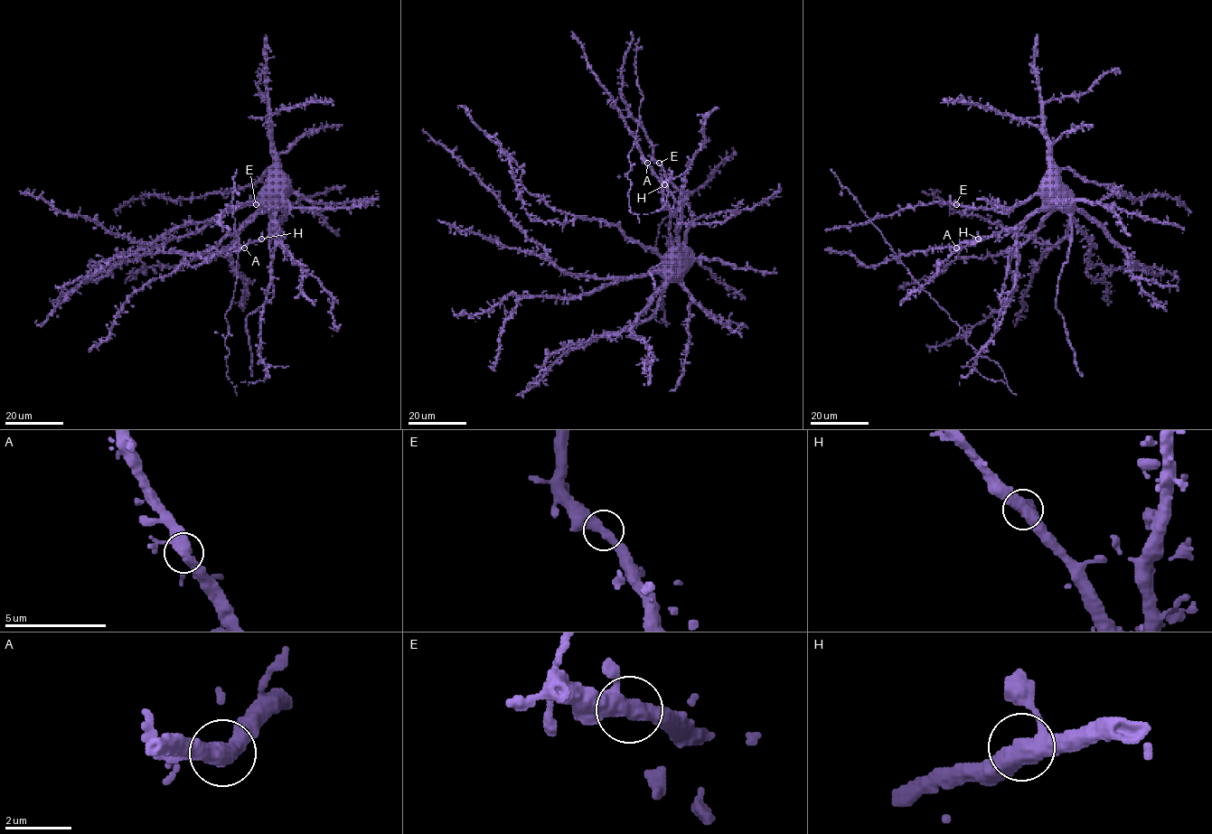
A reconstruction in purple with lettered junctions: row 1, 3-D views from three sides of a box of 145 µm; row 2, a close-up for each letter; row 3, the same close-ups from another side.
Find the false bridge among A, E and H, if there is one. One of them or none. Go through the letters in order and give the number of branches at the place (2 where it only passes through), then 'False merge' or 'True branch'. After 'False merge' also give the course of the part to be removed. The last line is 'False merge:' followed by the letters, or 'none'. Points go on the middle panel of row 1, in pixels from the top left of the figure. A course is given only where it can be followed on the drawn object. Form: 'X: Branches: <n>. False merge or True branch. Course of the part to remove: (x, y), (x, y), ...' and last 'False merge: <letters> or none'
A: Branches: 3. True branch
E: Branches: 3. True branch
H: Branches: 3. True branch
False merge: none

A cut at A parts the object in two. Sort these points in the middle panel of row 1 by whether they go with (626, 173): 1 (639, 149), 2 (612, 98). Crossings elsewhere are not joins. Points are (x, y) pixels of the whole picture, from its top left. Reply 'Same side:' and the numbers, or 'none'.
Same side: none

